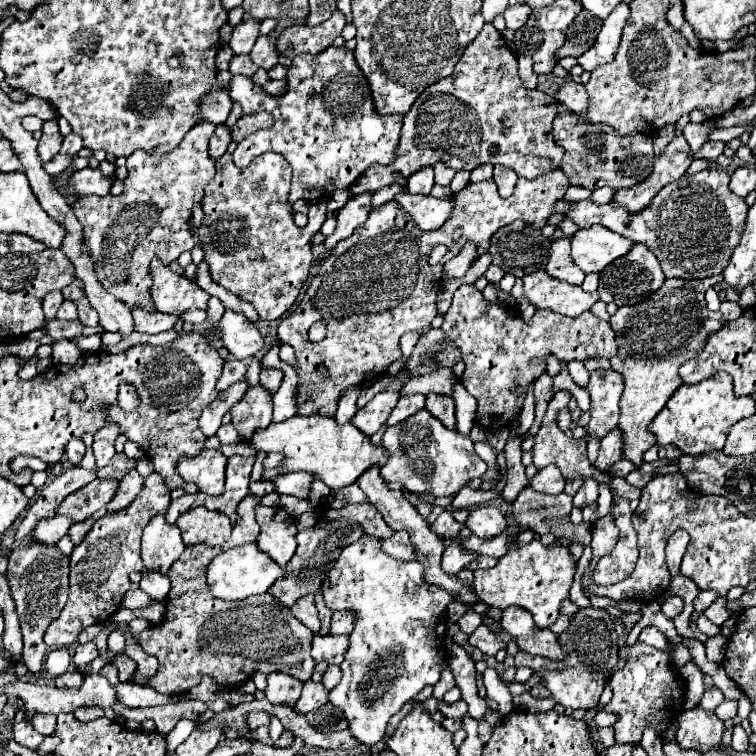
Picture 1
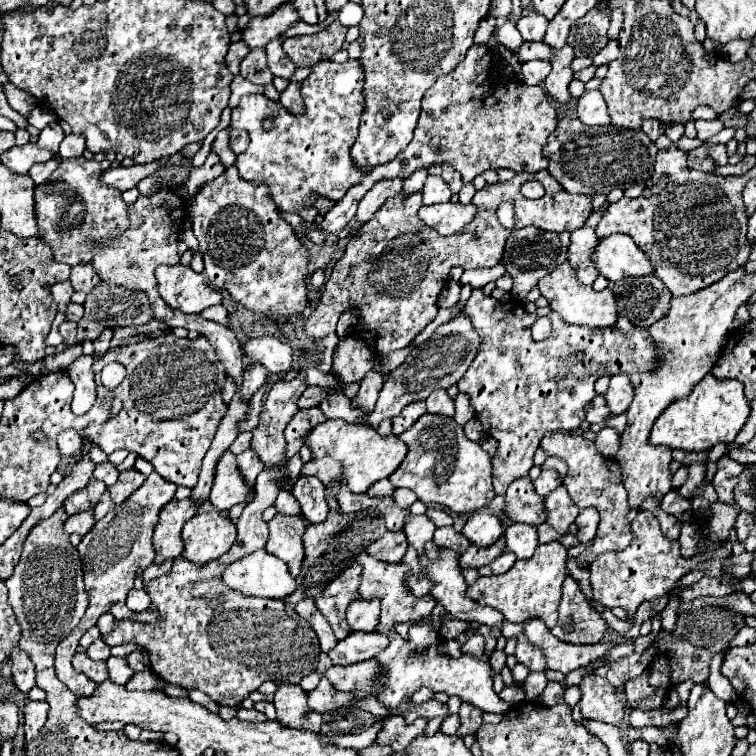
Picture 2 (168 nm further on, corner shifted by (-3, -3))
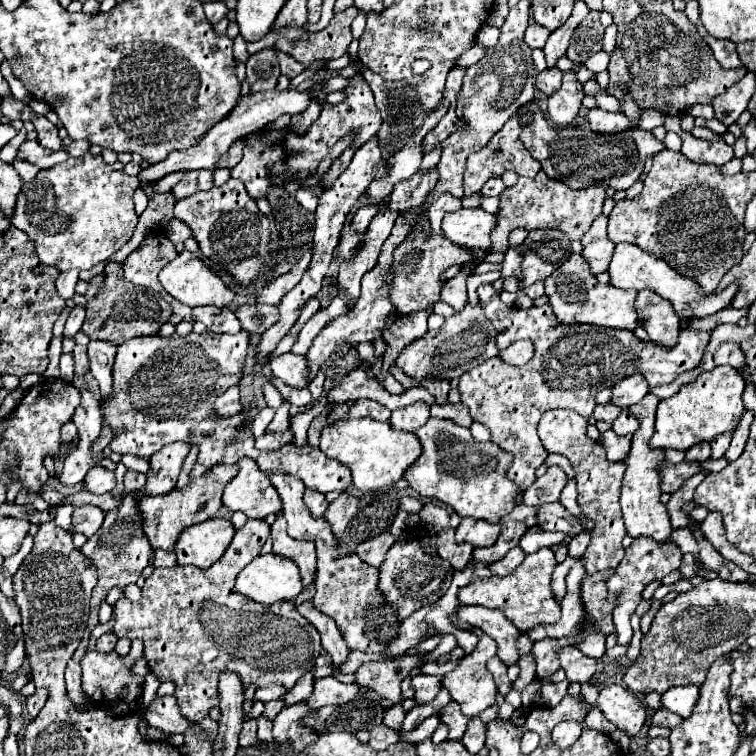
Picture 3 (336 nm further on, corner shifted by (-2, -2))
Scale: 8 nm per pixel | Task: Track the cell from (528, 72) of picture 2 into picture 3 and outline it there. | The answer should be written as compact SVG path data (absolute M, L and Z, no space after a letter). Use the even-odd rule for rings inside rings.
M555 68L555 70L543 70L543 72L537 74L537 88L543 94L551 96L551 94L555 94L561 88L561 80L563 80L563 72L559 68Z

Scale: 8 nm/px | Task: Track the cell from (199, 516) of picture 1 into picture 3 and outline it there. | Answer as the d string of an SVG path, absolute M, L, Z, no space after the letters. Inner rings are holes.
M211 518L203 524L195 524L183 530L175 544L177 564L209 568L223 556L223 552L233 540L233 534L233 524L223 518Z

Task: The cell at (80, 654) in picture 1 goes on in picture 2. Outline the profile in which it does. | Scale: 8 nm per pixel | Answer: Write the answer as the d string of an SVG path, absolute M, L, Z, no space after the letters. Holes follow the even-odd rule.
M96 639L88 649L86 649L88 657L94 659L94 661L106 661L110 657L110 647L102 641L102 639Z

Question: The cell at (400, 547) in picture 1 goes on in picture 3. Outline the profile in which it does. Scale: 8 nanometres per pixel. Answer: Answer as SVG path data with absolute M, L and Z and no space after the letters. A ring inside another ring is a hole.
M387 532L387 534L381 534L381 536L373 538L373 540L361 542L361 544L355 548L355 554L357 554L363 562L379 568L379 566L383 564L385 556L387 556L387 550L393 546L393 542L395 542L393 534Z

